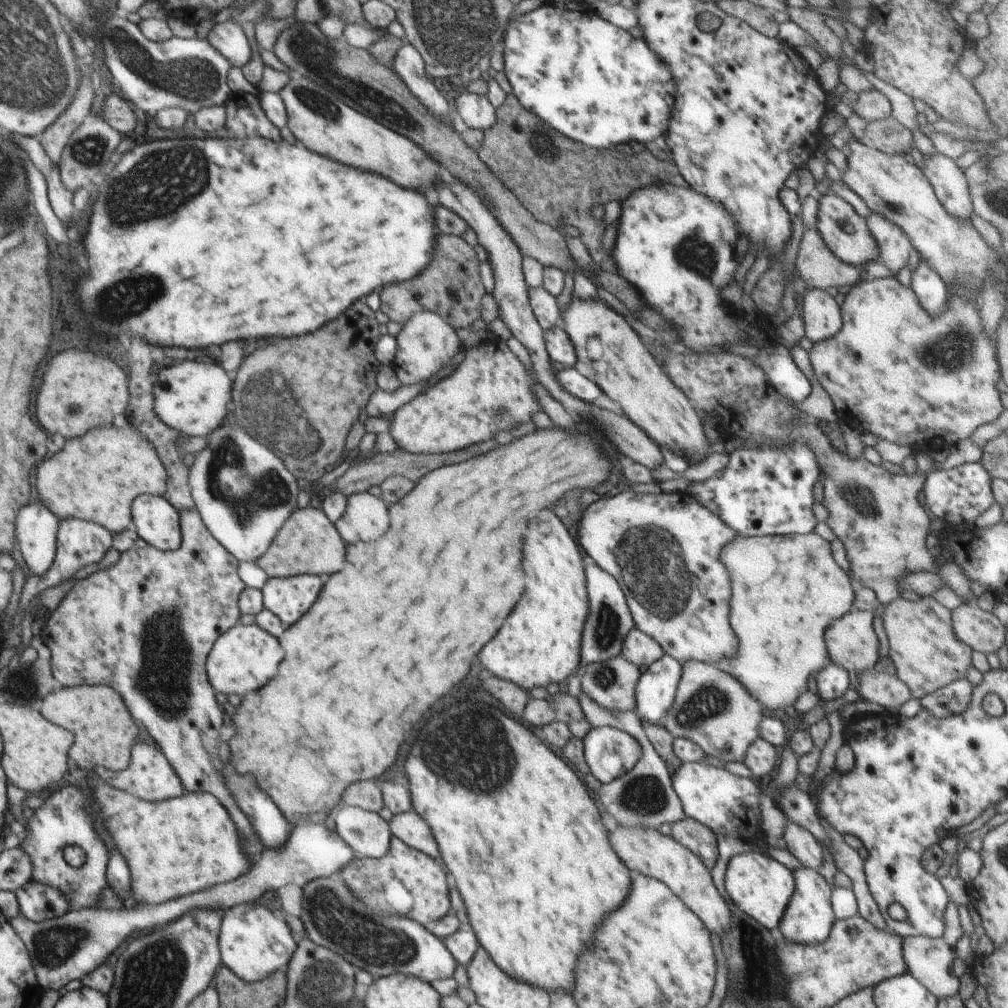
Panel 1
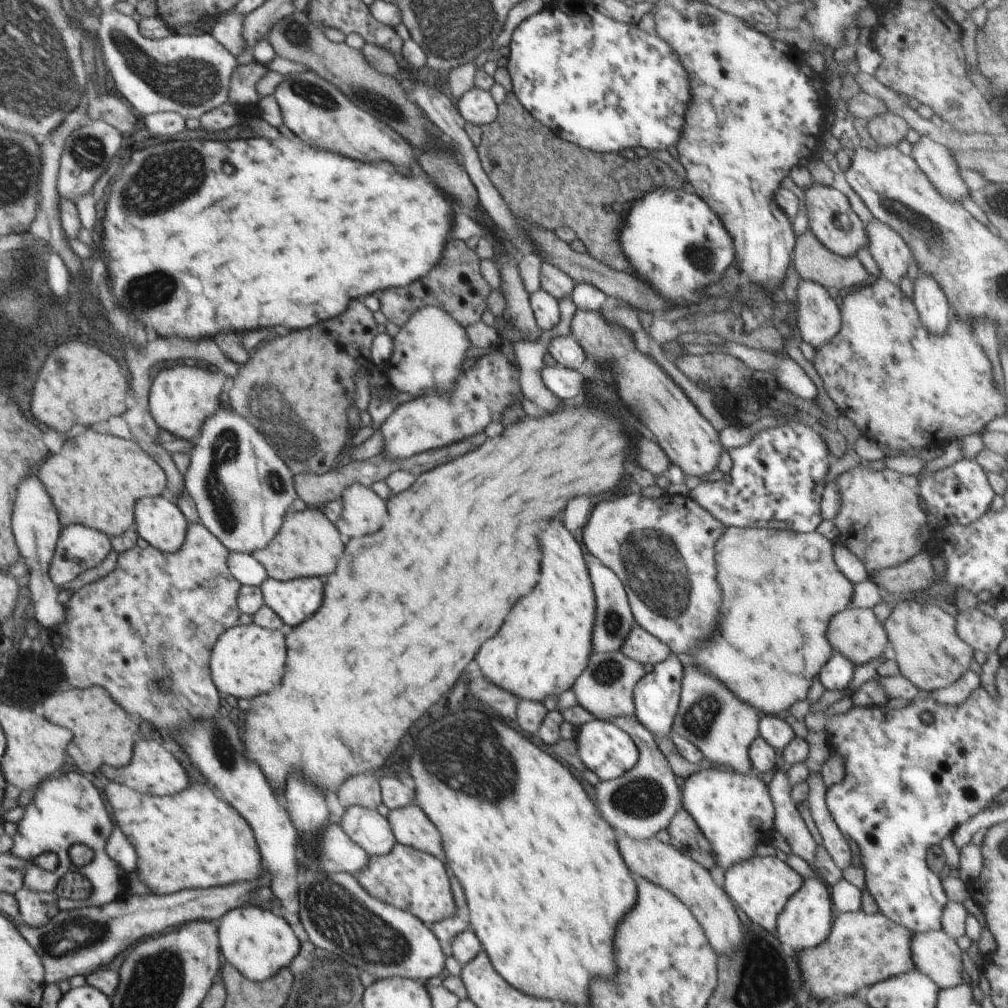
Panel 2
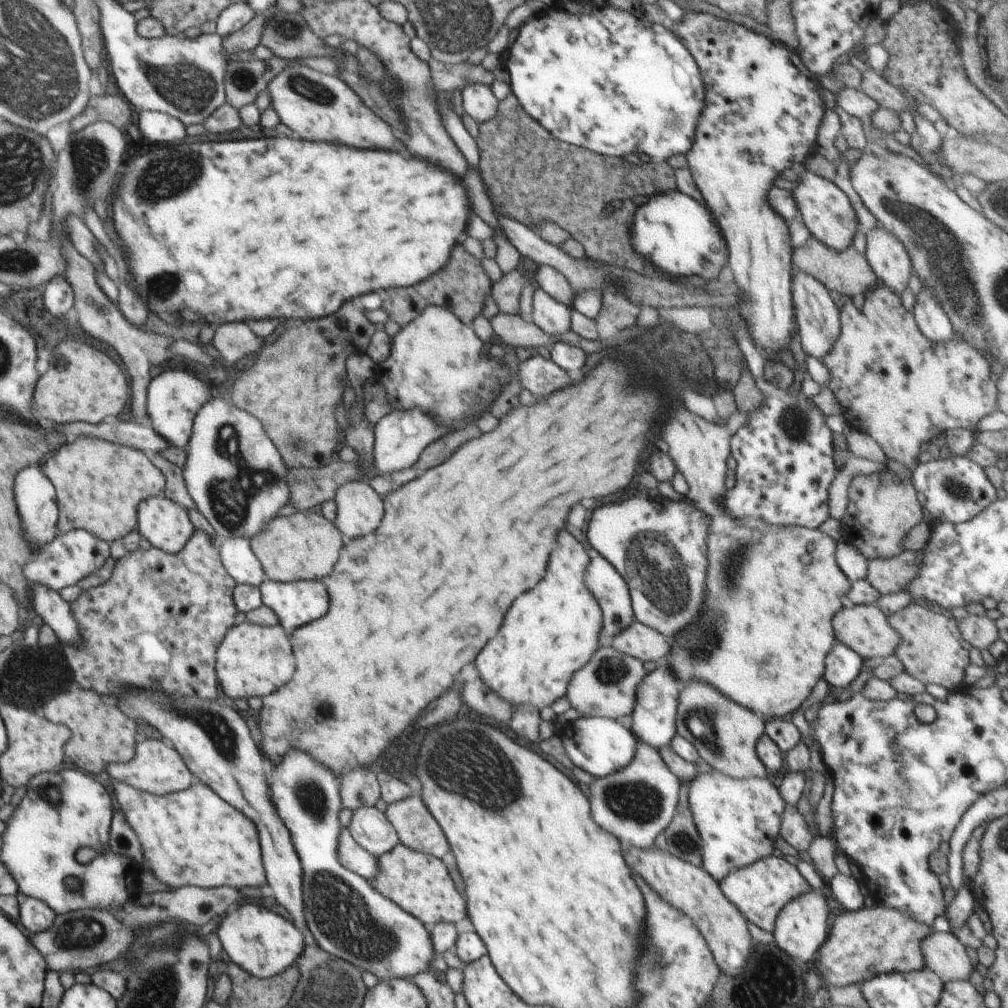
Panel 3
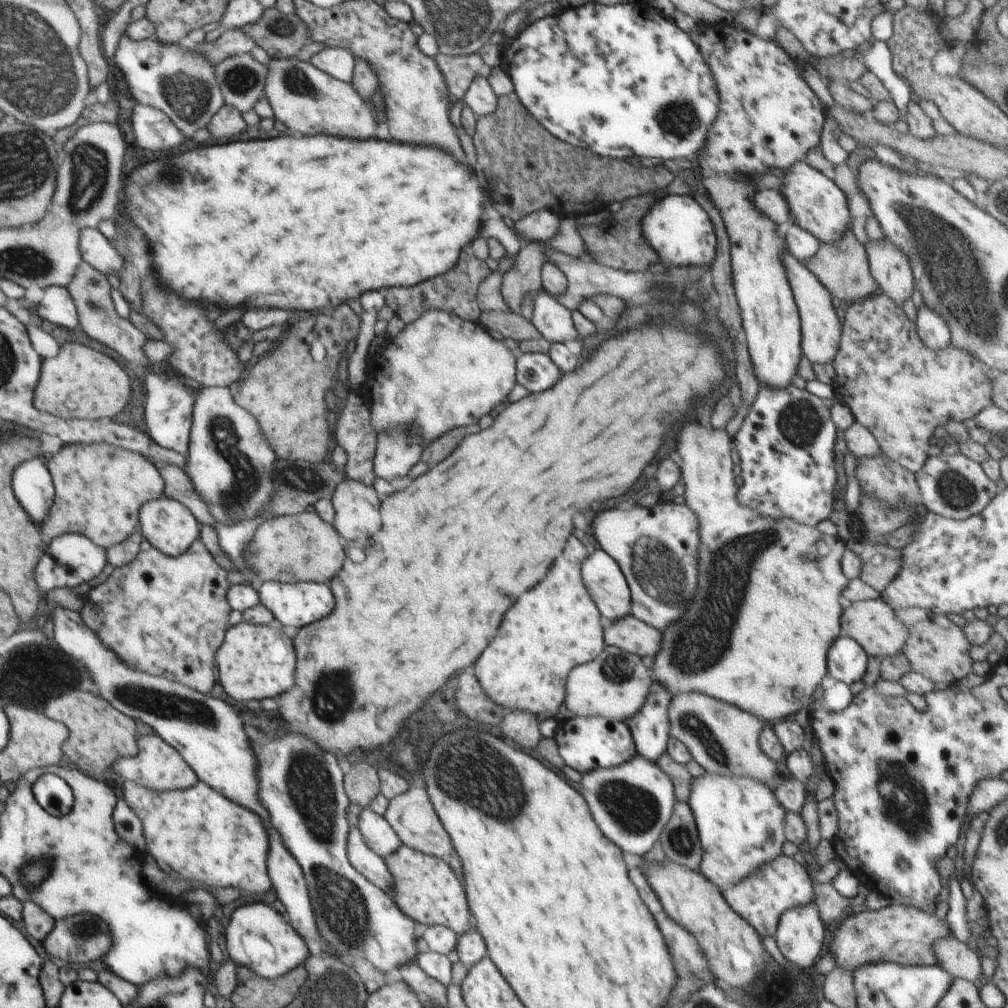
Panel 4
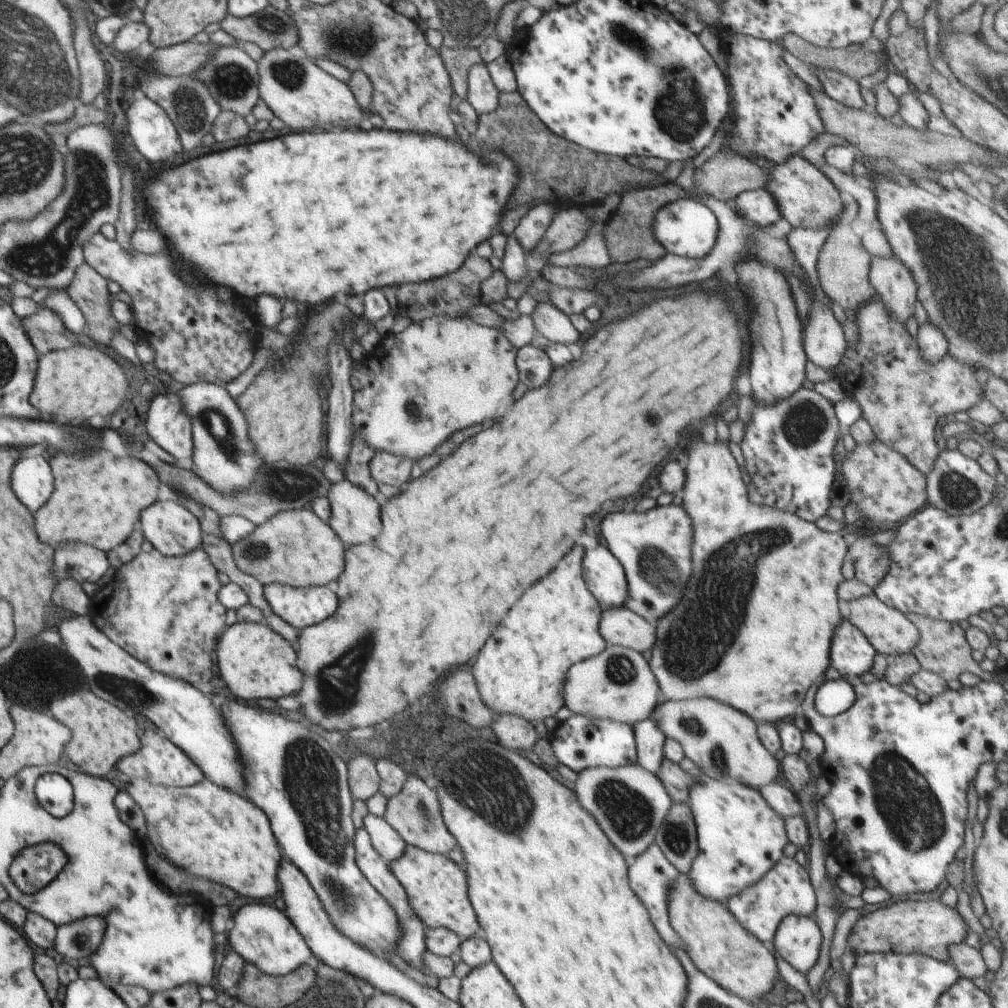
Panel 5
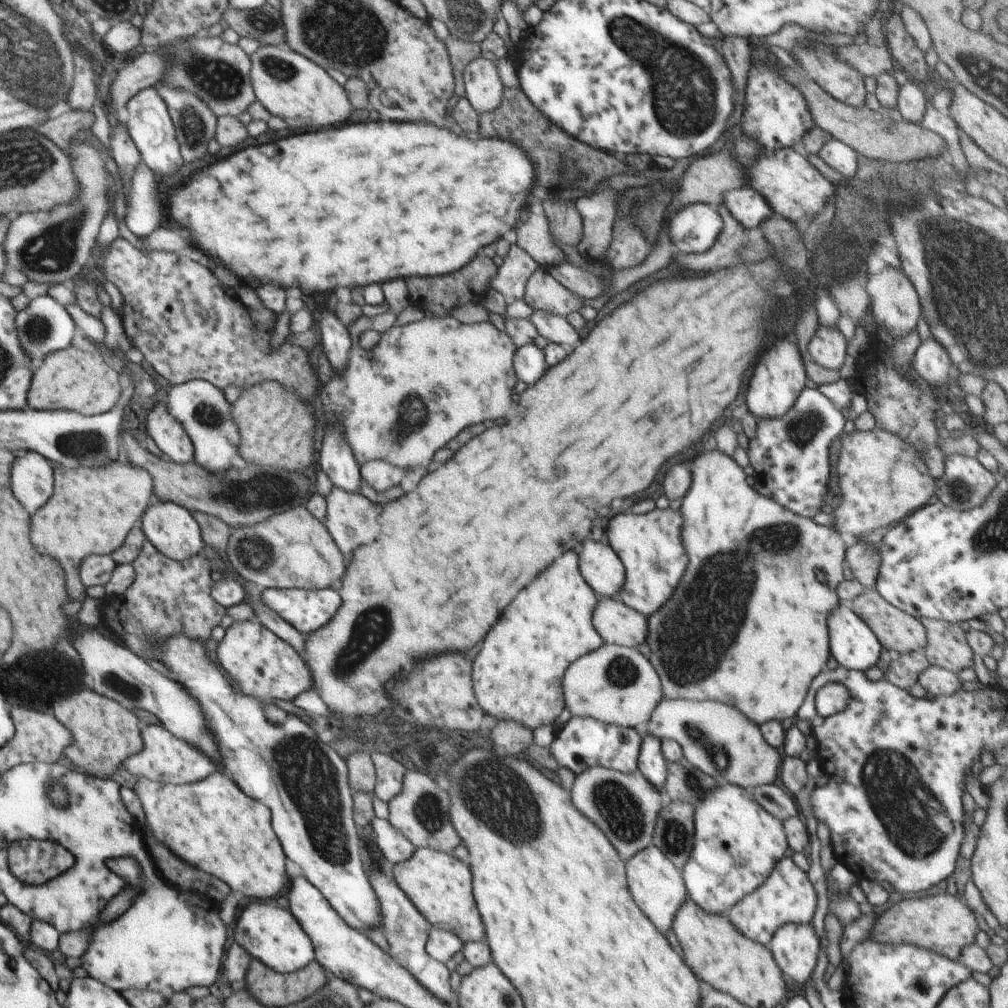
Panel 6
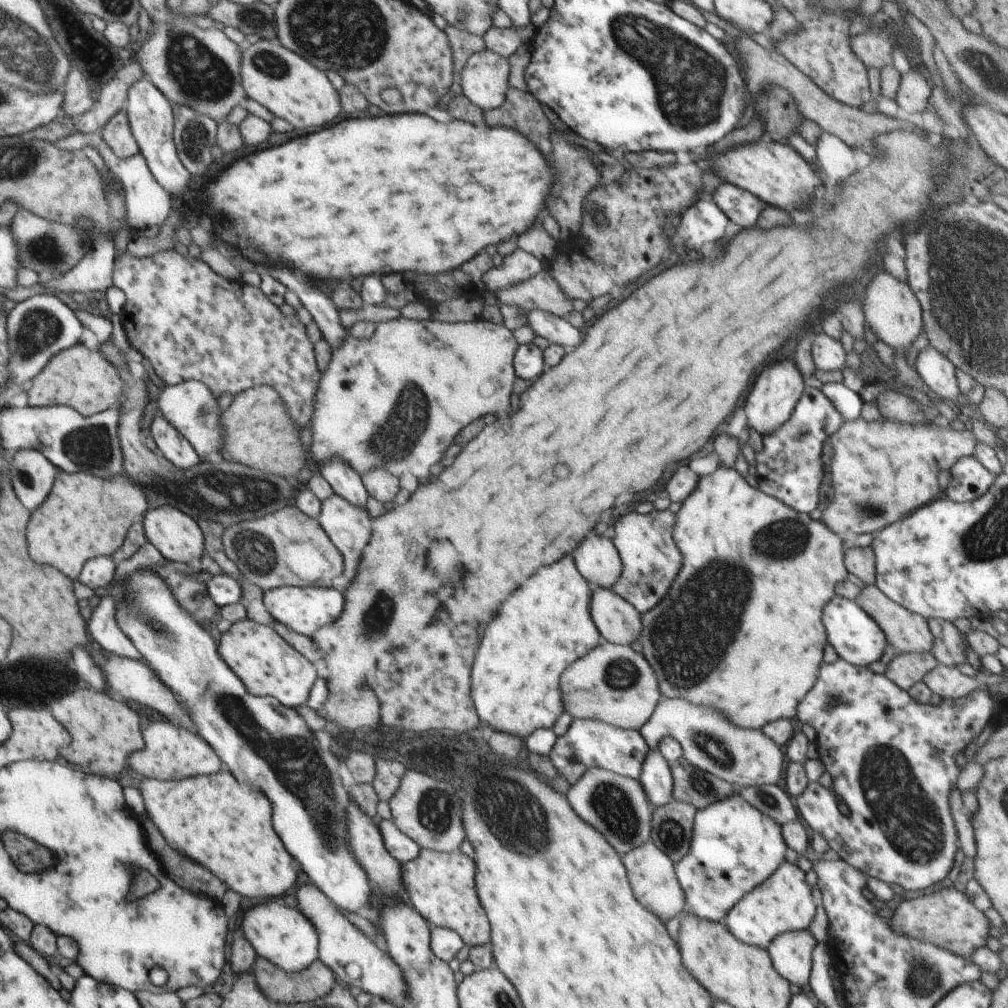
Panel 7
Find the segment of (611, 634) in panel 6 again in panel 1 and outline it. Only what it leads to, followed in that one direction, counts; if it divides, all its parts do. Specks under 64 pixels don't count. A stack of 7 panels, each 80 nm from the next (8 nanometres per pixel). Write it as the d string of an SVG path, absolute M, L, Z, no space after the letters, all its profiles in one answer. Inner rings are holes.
M634 628L624 642L621 655L638 667L650 667L654 662L662 659L665 653L664 648L654 638Z

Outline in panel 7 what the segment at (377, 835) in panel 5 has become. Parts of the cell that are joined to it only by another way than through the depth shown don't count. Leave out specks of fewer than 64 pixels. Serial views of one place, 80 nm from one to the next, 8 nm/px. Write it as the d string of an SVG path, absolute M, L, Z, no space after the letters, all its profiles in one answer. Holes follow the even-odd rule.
M382 819L378 826L384 846L395 861L404 864L420 854L421 848L418 844L400 832L391 820Z

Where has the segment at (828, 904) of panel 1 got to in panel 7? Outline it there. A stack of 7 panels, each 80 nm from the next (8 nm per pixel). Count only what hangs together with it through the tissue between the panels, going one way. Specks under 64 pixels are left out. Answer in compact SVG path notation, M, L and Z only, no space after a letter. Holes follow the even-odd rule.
M809 929L786 931L776 935L766 949L774 968L790 984L806 986L809 983L816 943Z

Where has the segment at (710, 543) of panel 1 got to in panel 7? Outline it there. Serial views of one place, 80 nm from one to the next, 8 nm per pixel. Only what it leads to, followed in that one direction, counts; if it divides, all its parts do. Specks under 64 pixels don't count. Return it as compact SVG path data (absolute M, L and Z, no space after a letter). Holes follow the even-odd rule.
M655 508L645 515L636 512L626 514L626 516L618 518L618 522L614 524L616 528L615 537L612 539L612 542L619 552L623 564L623 571L611 590L617 595L620 595L626 602L629 602L639 613L648 612L656 607L664 596L666 596L671 584L681 571L683 556L673 537L675 522L676 514L672 513L670 509L659 511Z

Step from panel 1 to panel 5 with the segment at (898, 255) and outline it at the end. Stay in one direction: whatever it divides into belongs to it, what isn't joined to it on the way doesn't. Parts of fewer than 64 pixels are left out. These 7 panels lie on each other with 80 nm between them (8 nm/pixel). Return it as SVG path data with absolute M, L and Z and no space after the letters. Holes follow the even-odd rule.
M871 257L869 281L876 298L882 299L884 307L895 319L905 324L914 315L917 284L909 268L898 257Z

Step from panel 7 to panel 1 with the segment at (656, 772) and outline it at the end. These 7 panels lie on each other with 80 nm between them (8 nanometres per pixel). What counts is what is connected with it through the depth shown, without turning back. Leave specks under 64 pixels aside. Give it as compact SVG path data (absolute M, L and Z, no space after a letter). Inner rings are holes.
M664 655L642 674L636 686L635 709L641 720L654 726L661 724L674 704L682 672L682 663Z

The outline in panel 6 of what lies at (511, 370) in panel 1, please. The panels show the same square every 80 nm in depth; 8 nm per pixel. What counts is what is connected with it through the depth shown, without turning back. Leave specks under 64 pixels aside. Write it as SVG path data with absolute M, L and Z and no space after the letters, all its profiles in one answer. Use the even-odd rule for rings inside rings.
M372 459L362 464L362 479L370 484L377 493L384 492L388 488L392 488L396 484L402 482L402 478L406 476L406 470L402 470L399 466L394 466L391 462L384 459Z

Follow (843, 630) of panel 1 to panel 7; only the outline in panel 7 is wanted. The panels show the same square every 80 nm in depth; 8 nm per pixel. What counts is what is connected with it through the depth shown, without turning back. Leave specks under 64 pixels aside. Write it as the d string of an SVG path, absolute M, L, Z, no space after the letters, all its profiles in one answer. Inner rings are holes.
M875 584L866 585L854 602L882 629L886 640L899 654L923 655L930 652L933 636L928 626L927 618L906 610L903 606L890 600Z

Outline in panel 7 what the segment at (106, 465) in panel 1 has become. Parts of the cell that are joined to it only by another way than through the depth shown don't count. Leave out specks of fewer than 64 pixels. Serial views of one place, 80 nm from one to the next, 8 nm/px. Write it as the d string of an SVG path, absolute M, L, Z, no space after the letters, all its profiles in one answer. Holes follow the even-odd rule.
M57 469L50 494L36 510L31 511L27 524L26 536L30 558L38 564L55 566L74 583L79 580L81 568L87 560L94 557L111 557L122 546L130 526L136 520L142 521L149 507L149 500L143 493L143 488L135 483L132 477L128 477L126 472L105 479L84 470L67 473Z

